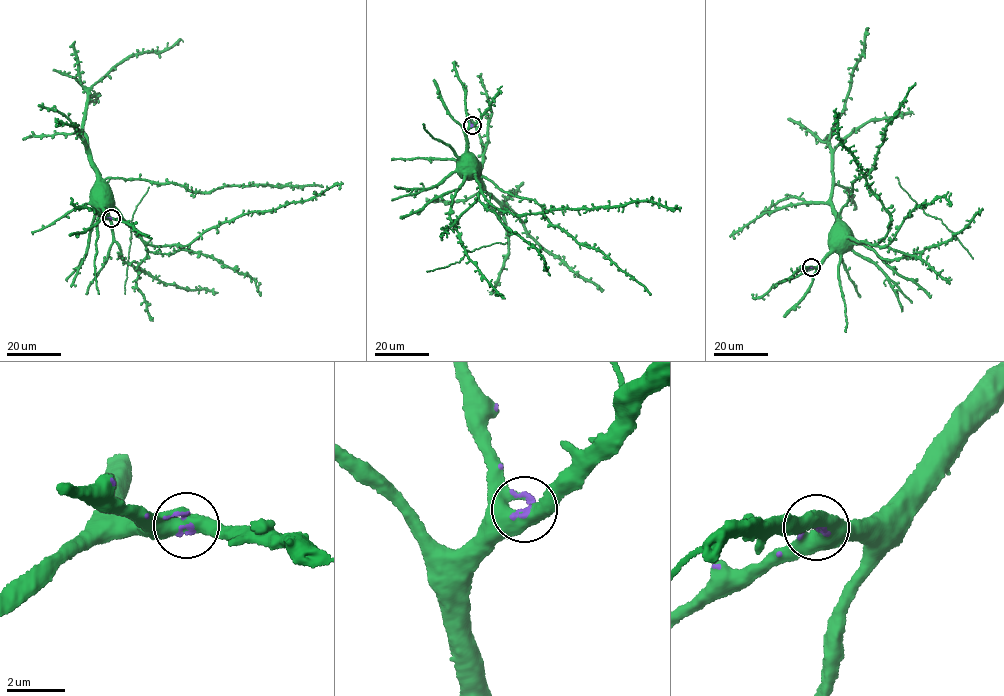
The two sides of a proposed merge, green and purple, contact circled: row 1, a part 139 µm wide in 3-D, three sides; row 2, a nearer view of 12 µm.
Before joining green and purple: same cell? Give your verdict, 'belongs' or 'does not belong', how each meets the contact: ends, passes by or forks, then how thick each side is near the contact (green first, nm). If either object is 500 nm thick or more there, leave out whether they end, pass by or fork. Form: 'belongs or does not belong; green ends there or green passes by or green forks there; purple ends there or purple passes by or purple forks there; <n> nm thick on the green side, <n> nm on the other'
belongs; 550 nm thick on the green side, 130 nm on the other

